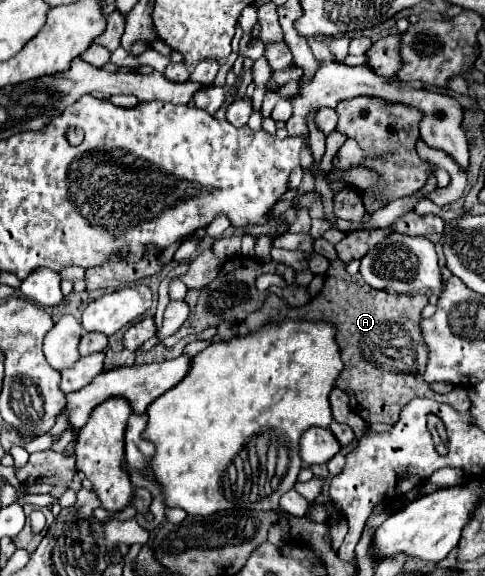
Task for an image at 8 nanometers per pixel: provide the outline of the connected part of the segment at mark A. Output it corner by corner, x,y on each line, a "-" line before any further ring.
335,260
325,272
323,290
305,306
293,308
281,296
269,292
265,304
255,310
243,324
239,324
239,334
247,330
257,330
267,318
295,318
295,320
327,320
337,326
337,342
341,346
341,358
345,370
337,378
337,388
345,390
351,398
351,408
363,420
369,420
371,414
383,416
387,424
399,418
403,404
409,404
413,398
433,398
439,402
451,404
455,410
469,408
469,396
465,388
451,390
449,394
437,394
423,380
427,346
423,342
419,320
421,310
427,304
425,294
391,294
369,286
361,274
349,276
343,272
343,262

